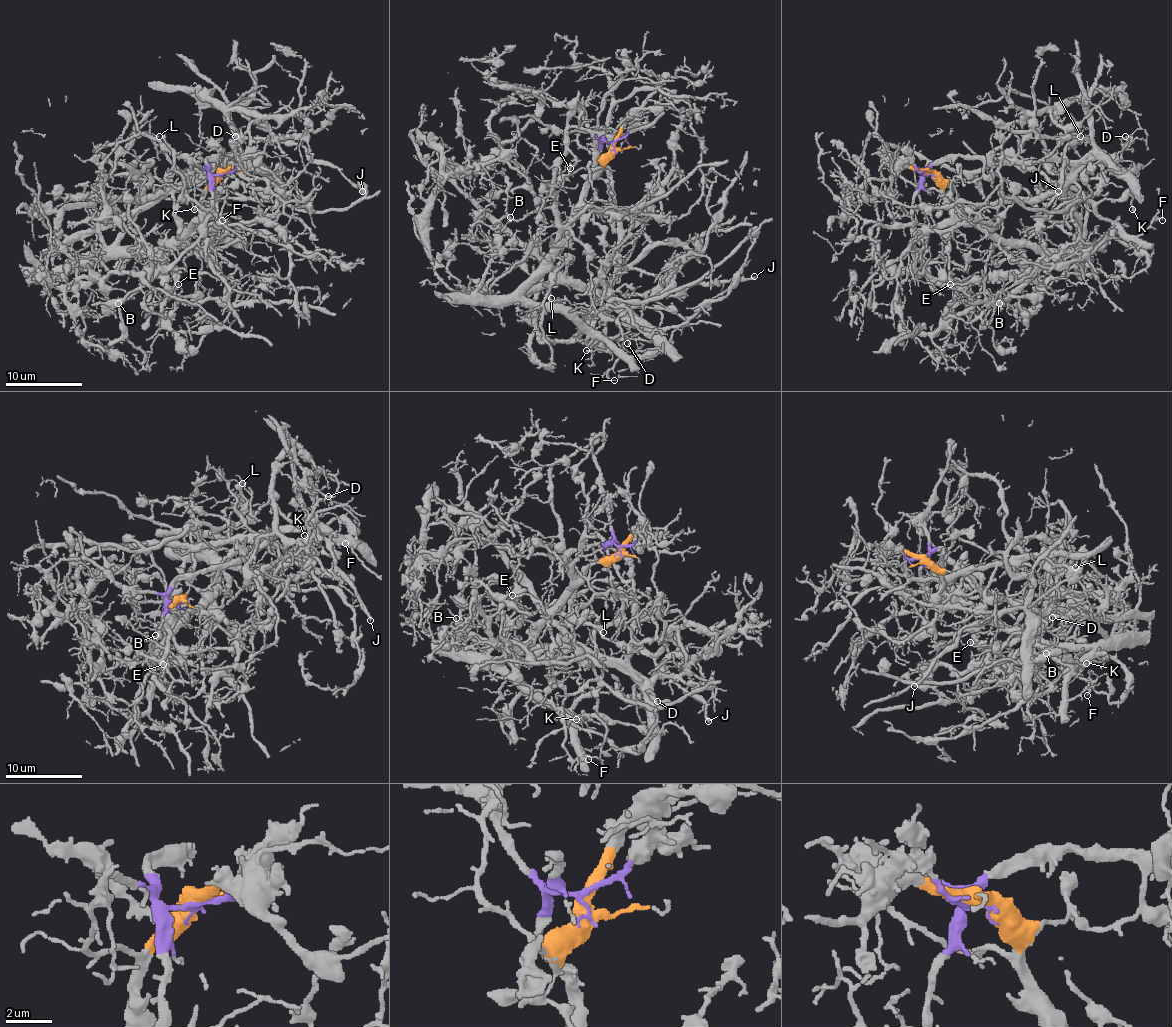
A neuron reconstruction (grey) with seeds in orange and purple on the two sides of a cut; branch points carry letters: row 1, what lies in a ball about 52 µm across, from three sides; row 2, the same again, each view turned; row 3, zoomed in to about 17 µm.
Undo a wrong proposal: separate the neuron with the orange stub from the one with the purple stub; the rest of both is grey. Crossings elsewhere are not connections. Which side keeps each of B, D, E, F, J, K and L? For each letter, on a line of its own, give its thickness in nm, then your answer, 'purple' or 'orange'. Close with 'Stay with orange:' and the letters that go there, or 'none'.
B: calibre 140 nm; orange
D: calibre 100 nm; purple
E: calibre 120 nm; orange
F: calibre 130 nm; orange
J: calibre 220 nm; purple
K: calibre 180 nm; orange
L: calibre 110 nm; purple
Stay with orange: B, E, F, K

